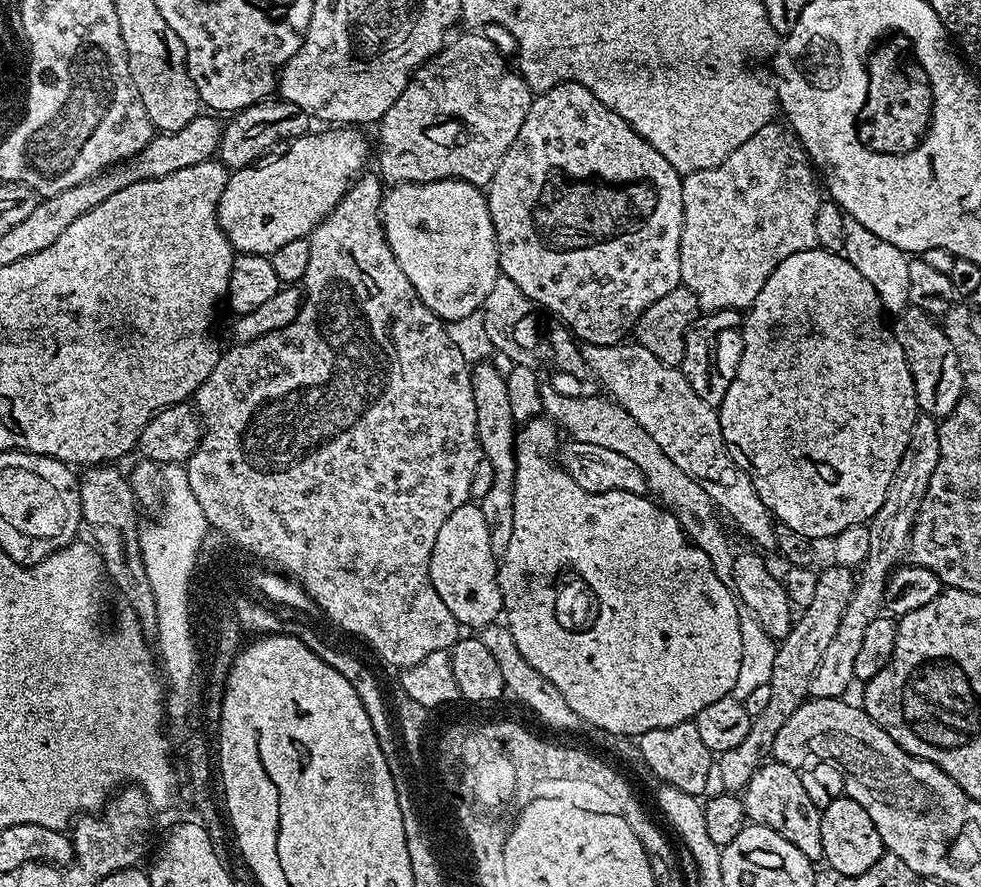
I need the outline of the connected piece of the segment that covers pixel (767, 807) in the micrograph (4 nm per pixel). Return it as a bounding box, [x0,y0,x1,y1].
[742,762,824,862]

